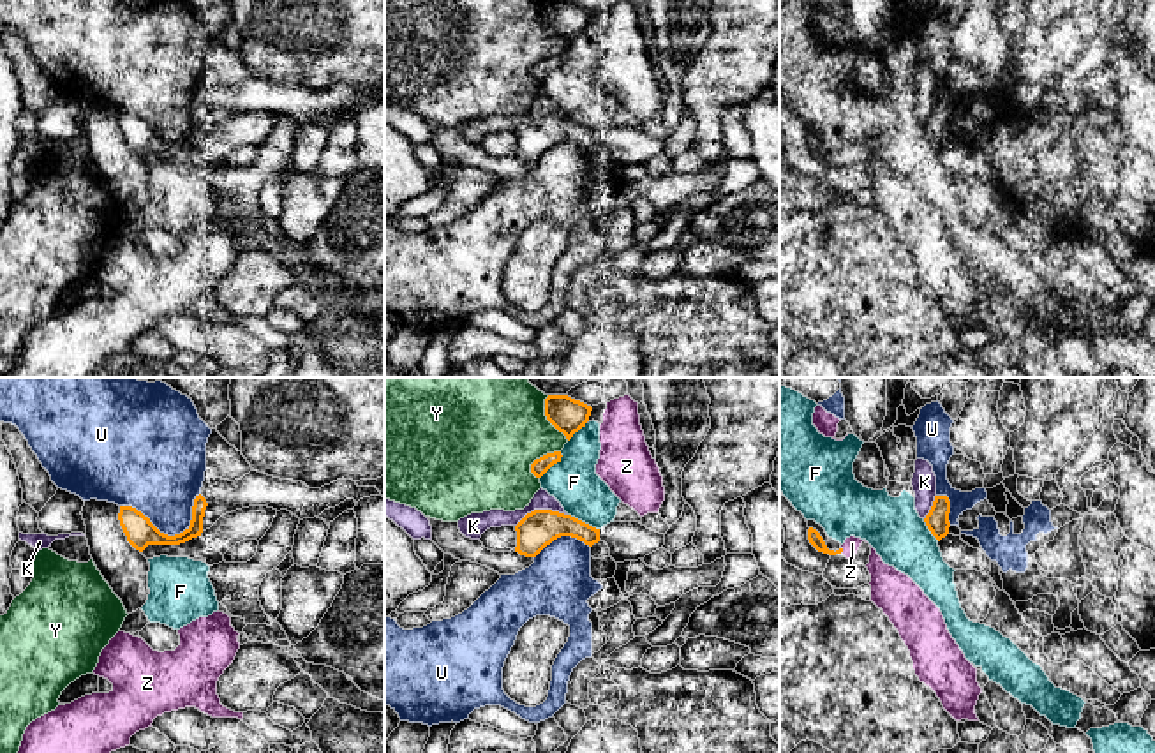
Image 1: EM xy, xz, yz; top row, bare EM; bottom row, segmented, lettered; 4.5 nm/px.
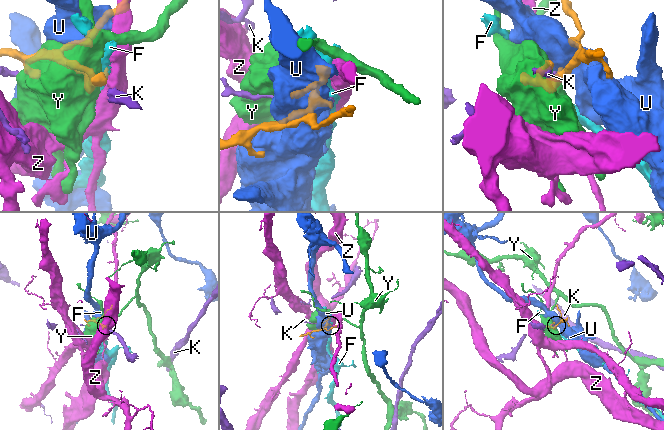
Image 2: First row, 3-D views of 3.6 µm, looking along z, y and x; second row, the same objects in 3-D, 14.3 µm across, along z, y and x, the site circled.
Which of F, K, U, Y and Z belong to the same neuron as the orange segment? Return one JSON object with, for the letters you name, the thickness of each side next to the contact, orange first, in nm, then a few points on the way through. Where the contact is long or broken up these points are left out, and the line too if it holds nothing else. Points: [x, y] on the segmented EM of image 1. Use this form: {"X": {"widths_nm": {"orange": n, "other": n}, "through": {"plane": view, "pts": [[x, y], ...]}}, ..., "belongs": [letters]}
{"belongs": []}

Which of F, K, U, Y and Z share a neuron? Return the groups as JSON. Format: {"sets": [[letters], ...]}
{"sets": [["F"], ["K"], ["U"], ["Y"], ["Z"]]}

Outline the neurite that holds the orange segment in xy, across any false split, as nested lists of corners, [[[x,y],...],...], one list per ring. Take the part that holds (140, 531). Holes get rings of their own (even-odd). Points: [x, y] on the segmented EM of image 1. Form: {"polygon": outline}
{"polygon": [[[252,469],[235,481],[206,476],[201,494],[194,499],[190,526],[180,534],[160,533],[148,517],[132,506],[120,506],[118,520],[127,541],[143,552],[148,545],[180,545],[197,538],[222,515],[249,506],[287,510],[303,520],[319,517],[346,499],[358,503],[370,496],[381,496],[381,492],[376,487],[358,487],[353,480],[342,478],[321,488],[309,488],[302,481],[280,480]]]}

